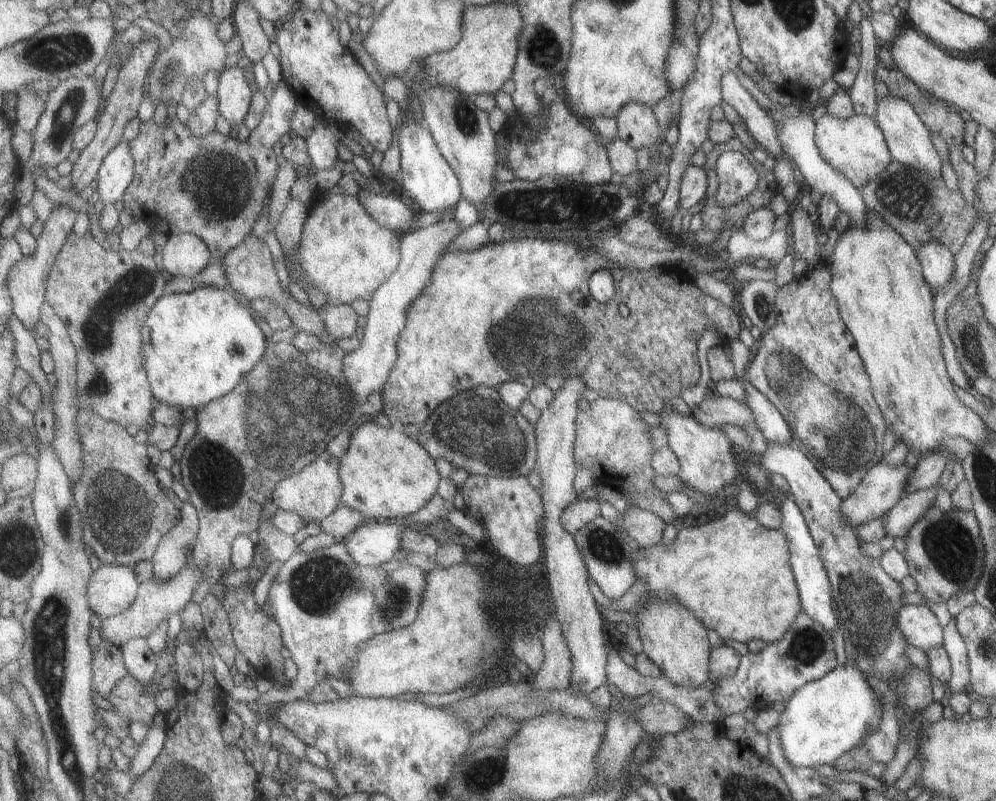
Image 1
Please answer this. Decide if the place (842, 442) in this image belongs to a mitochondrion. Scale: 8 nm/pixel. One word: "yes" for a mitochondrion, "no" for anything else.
yes

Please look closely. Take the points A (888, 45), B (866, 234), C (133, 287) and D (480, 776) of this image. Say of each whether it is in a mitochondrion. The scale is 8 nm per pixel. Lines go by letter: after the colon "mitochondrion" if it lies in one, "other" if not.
A: other
B: other
C: mitochondrion
D: mitochondrion

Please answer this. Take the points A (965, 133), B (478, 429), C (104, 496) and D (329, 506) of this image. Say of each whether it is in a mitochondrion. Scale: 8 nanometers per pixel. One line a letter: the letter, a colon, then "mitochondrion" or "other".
A: other
B: mitochondrion
C: mitochondrion
D: other

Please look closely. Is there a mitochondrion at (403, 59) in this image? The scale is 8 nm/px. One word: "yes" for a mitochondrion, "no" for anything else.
no

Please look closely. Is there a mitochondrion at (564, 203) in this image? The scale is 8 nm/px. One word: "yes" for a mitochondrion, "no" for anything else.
yes

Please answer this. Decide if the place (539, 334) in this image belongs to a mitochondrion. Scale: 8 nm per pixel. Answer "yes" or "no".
yes

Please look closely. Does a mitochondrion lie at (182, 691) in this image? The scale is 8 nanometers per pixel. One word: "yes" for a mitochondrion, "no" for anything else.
no

